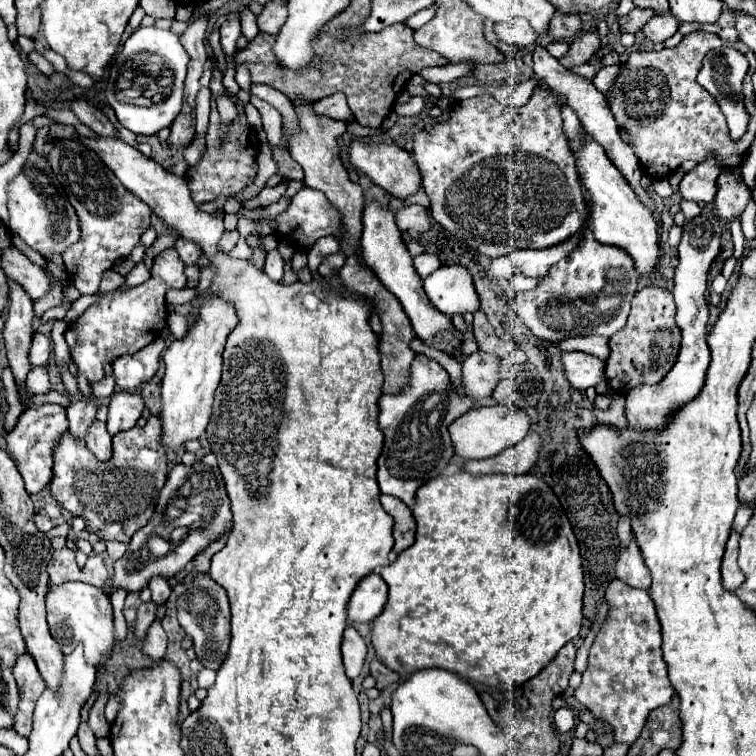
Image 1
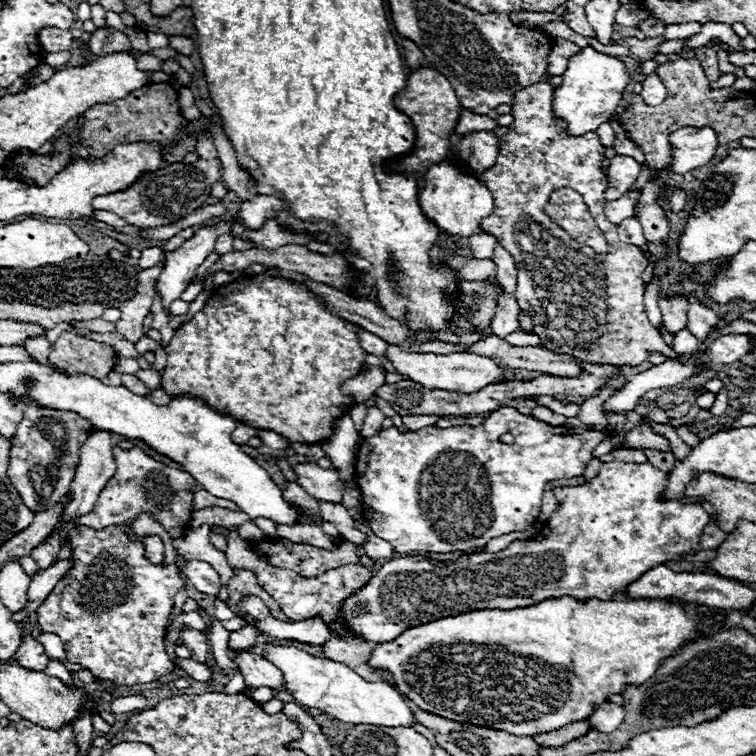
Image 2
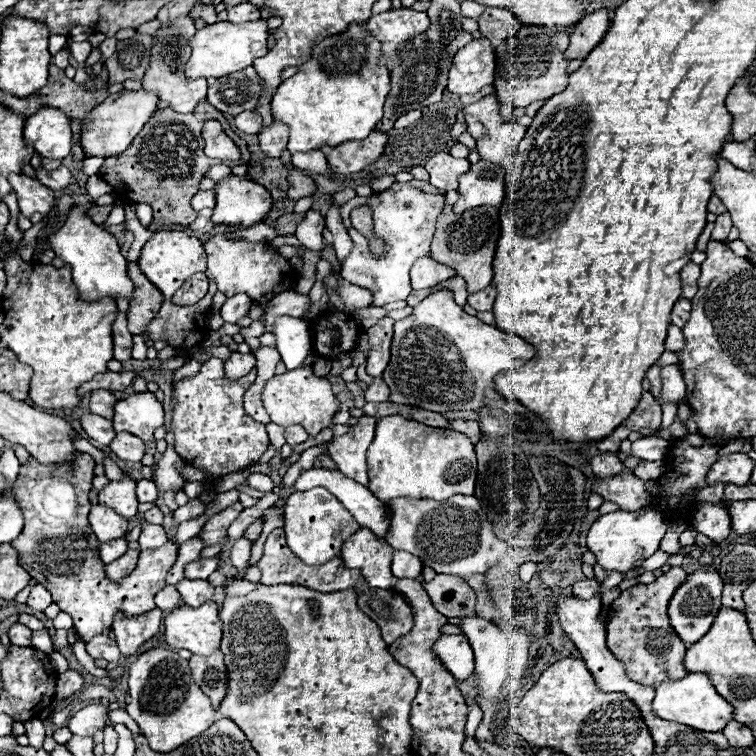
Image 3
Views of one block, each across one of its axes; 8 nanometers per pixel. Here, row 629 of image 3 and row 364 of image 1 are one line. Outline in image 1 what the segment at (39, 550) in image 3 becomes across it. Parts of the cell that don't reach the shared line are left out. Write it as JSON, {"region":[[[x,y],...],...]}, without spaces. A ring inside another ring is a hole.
{"region":[[[174,248],[160,252],[154,258],[154,266],[150,270],[150,278],[134,288],[118,288],[114,292],[104,294],[104,298],[92,304],[76,322],[68,326],[64,332],[66,344],[72,354],[72,362],[78,368],[78,376],[86,376],[90,384],[100,382],[104,378],[104,364],[112,364],[116,358],[124,354],[134,354],[144,346],[152,344],[156,336],[166,328],[166,302],[164,294],[168,288],[184,288],[186,286],[184,264],[178,258]]]}

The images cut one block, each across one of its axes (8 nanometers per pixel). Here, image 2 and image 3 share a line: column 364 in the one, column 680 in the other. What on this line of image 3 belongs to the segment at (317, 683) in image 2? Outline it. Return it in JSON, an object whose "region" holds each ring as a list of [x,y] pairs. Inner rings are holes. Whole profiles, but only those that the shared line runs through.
{"region":[[[696,672],[686,674],[686,678],[678,680],[678,682],[660,684],[656,688],[656,698],[652,702],[652,712],[658,718],[668,720],[668,722],[686,724],[690,728],[704,730],[704,732],[722,732],[726,728],[726,724],[734,720],[734,706],[728,704],[710,684],[712,682],[706,674],[696,674]]]}

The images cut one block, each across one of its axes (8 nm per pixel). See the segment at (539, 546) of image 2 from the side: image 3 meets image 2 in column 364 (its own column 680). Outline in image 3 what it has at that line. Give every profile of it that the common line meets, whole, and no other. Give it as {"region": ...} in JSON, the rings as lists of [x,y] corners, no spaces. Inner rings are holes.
{"region":[[[712,566],[690,572],[688,578],[684,580],[684,584],[678,586],[678,590],[674,592],[674,596],[670,598],[670,604],[668,604],[668,618],[670,618],[672,628],[676,630],[676,634],[680,636],[680,640],[684,644],[692,644],[692,642],[700,640],[700,636],[704,636],[704,632],[708,632],[716,612],[722,608],[720,598],[722,598],[722,578],[716,572],[716,568],[712,568]]]}

